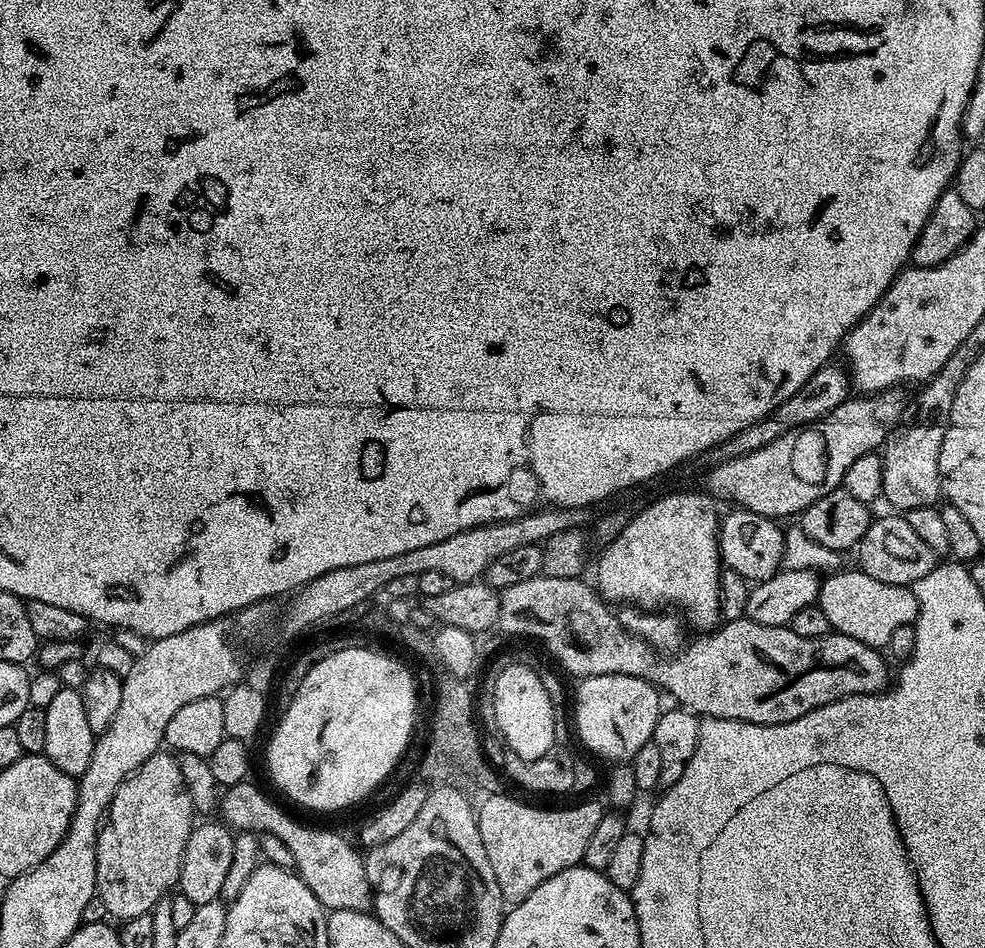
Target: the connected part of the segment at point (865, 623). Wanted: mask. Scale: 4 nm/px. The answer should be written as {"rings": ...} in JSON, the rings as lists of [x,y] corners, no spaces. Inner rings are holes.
{"rings":[[[836,570],[823,577],[818,601],[822,614],[826,614],[832,631],[854,638],[871,648],[883,649],[898,626],[912,624],[920,613],[916,595],[911,587],[903,584],[878,582],[878,578],[870,578],[870,574],[859,570],[844,571]]]}

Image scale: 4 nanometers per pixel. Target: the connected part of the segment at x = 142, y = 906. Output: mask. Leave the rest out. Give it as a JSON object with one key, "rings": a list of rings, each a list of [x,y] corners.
{"rings":[[[161,750],[142,762],[138,770],[129,772],[108,805],[100,833],[96,835],[96,891],[100,900],[106,902],[109,917],[117,916],[117,921],[123,922],[147,916],[157,902],[165,899],[177,887],[186,842],[194,827],[192,816],[192,799],[184,786],[180,762],[175,755]]]}

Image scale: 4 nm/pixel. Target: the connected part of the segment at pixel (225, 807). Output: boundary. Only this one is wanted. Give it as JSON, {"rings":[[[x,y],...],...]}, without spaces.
{"rings":[[[252,782],[236,784],[221,795],[218,805],[219,815],[229,829],[239,832],[263,834],[269,832],[274,838],[286,842],[286,850],[294,854],[295,873],[318,898],[326,910],[358,910],[372,908],[372,887],[366,878],[364,856],[356,853],[357,845],[339,836],[336,832],[327,832],[324,828],[311,828],[308,824],[299,824],[292,816],[287,816],[272,800],[267,800]]]}

